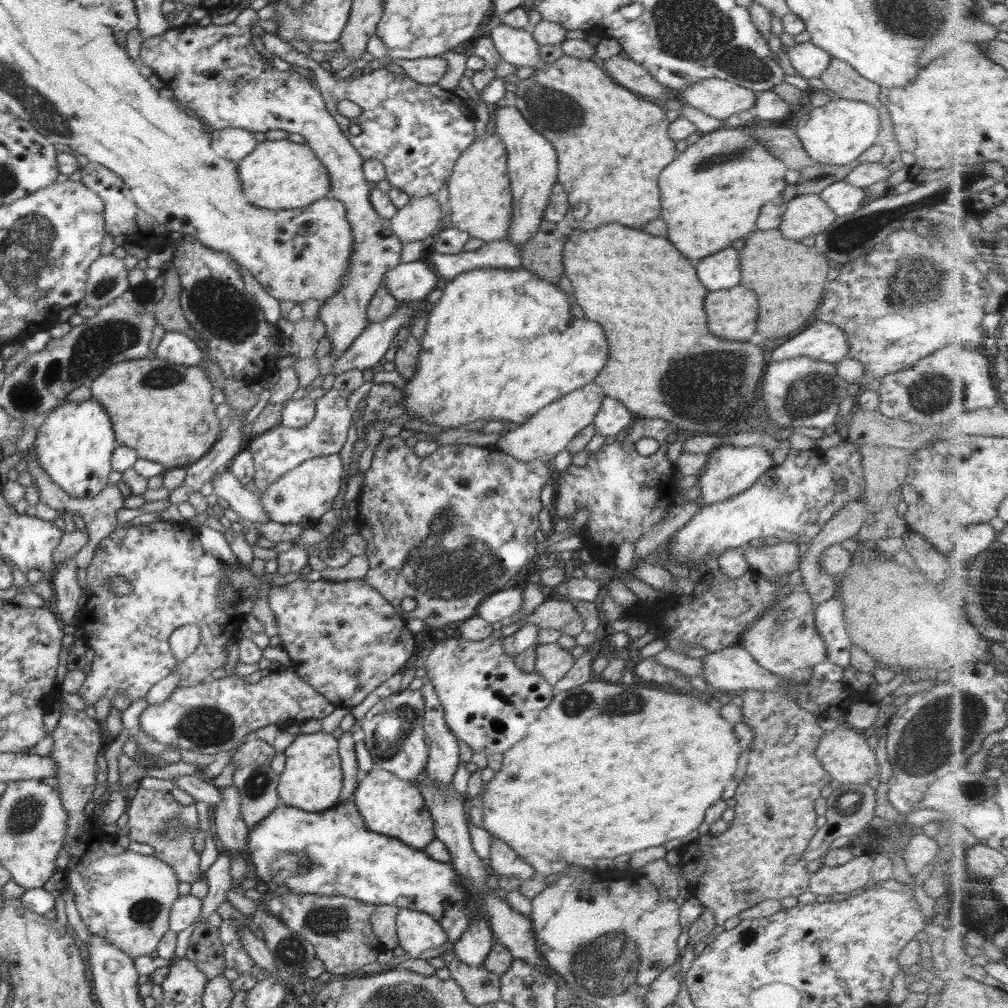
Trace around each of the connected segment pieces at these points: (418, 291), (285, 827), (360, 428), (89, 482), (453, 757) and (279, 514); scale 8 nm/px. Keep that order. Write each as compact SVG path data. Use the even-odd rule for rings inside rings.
M426 261L398 264L384 275L383 284L398 302L423 300L436 288L442 286L439 276Z
M342 802L336 804L334 807L326 810L321 810L318 812L310 812L307 810L302 810L296 808L295 806L288 806L281 804L280 806L274 808L270 811L270 814L266 815L266 818L263 818L255 827L249 828L247 834L247 854L250 855L250 862L254 864L256 868L256 876L260 883L263 883L268 887L271 892L274 894L319 894L320 896L346 896L350 898L358 899L360 902L367 902L372 905L383 905L391 904L397 906L398 908L407 908L410 910L415 910L418 912L425 912L429 914L438 924L446 931L447 941L455 943L462 933L469 927L469 922L474 917L484 917L492 929L493 935L492 939L494 942L502 943L507 949L510 949L514 959L520 959L528 964L531 964L533 967L536 967L538 970L550 975L552 978L560 982L560 979L555 977L555 974L547 963L545 958L541 955L541 952L537 949L538 942L535 940L535 935L533 934L533 926L531 925L531 919L528 916L520 914L517 910L514 910L504 899L500 899L494 893L491 893L491 885L481 890L479 894L471 894L467 891L464 884L466 881L456 873L453 869L453 866L448 862L438 862L433 858L430 858L423 850L412 848L407 844L404 844L398 838L392 838L386 836L385 834L378 834L377 832L372 832L367 829L362 815L358 812L356 805L353 802Z
M374 383L365 400L364 411L355 423L357 437L364 436L366 422L387 421L407 412L404 392L391 383Z
M92 400L78 402L78 404L76 402L64 402L60 407L50 410L44 423L37 429L37 437L34 443L37 462L50 476L51 481L66 494L79 499L94 498L108 484L111 458L117 444L109 414L100 403Z
M425 680L421 691L425 700L423 728L425 737L430 740L425 772L435 784L451 784L459 764L459 743L446 724L444 709L434 685Z
M329 454L309 458L296 468L283 474L259 496L259 502L272 521L313 527L328 510L336 496L343 493L343 462L341 454Z

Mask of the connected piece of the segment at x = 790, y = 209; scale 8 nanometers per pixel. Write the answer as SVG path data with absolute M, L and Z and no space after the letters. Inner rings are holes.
M797 195L787 202L779 229L784 238L799 241L820 234L836 217L818 195Z

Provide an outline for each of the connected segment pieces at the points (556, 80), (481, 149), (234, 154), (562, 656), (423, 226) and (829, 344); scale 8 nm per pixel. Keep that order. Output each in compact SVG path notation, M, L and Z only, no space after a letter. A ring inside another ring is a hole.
M563 55L555 62L545 63L541 67L536 68L530 77L523 80L519 79L516 82L516 86L517 91L515 95L517 99L508 101L508 105L515 106L520 114L522 114L522 117L526 119L526 122L528 122L534 130L542 134L542 137L546 138L546 140L552 144L552 147L554 147L558 162L557 183L559 183L563 187L564 192L566 192L570 208L578 204L578 202L588 204L588 214L586 214L582 220L577 220L571 210L566 213L565 228L590 230L611 222L617 222L627 227L640 229L641 226L659 217L661 211L661 197L660 190L658 190L658 174L678 156L676 142L668 137L668 130L671 123L667 119L664 109L650 101L644 100L643 97L630 92L627 88L614 82L596 59L580 59Z
M496 134L478 136L460 154L451 170L448 179L448 225L486 243L504 240L511 225L513 209L508 175L507 154L502 140Z
M209 129L209 134L214 153L234 162L246 158L258 146L254 133L244 129Z
M557 643L538 645L535 655L535 670L552 685L560 682L571 671L575 662L571 651L564 650Z
M436 195L411 199L391 218L391 232L402 243L430 241L437 233L442 209Z
M812 320L811 324L780 346L770 348L767 362L780 362L797 356L809 356L822 362L840 362L848 354L849 344L843 330L835 324Z

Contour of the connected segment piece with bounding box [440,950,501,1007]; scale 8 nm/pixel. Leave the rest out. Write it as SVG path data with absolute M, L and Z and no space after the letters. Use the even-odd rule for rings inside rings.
M446 950L440 957L450 970L451 979L458 983L470 1004L478 1007L501 998L499 974L486 970L483 966L466 964L450 950Z

